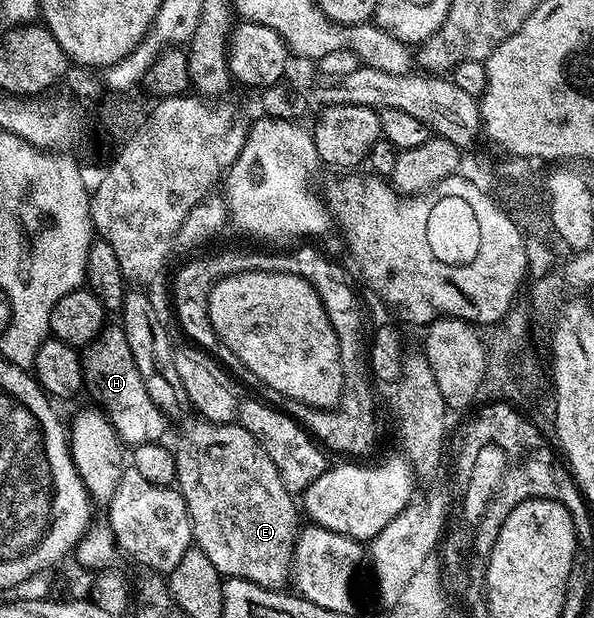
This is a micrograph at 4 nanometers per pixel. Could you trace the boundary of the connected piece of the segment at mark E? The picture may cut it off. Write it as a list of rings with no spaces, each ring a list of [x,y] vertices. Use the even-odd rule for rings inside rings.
[[[197,422],[187,429],[174,456],[178,470],[176,487],[188,505],[194,543],[226,579],[247,579],[269,591],[282,591],[285,583],[289,584],[292,579],[294,545],[300,530],[300,507],[294,504],[297,503],[295,496],[284,489],[284,481],[280,481],[272,457],[264,453],[260,441],[256,441],[248,429],[239,427],[237,422]]]

